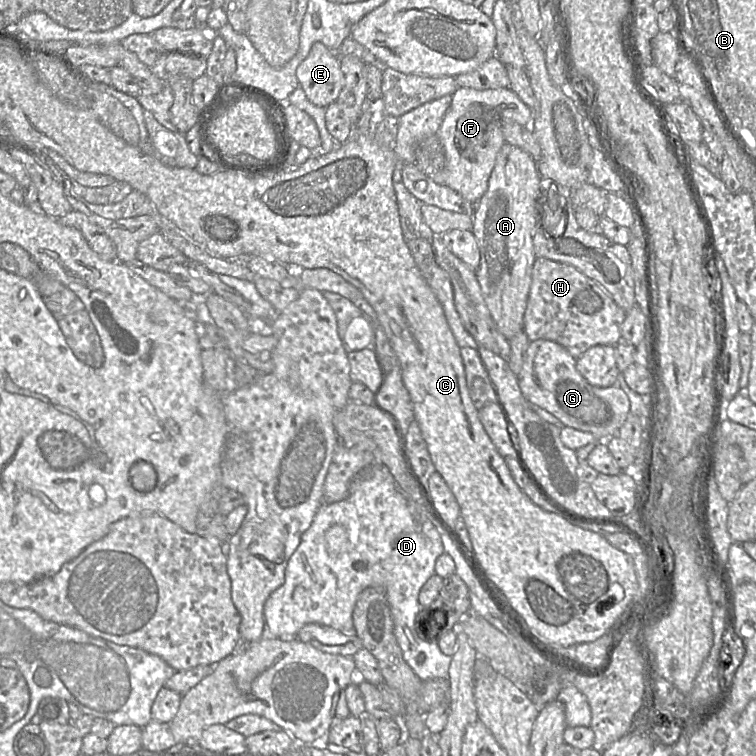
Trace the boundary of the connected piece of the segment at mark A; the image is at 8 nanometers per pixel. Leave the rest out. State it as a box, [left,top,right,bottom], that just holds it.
[471,143,541,341]

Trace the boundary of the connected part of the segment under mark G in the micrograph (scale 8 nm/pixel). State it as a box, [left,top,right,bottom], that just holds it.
[518,339,630,439]

